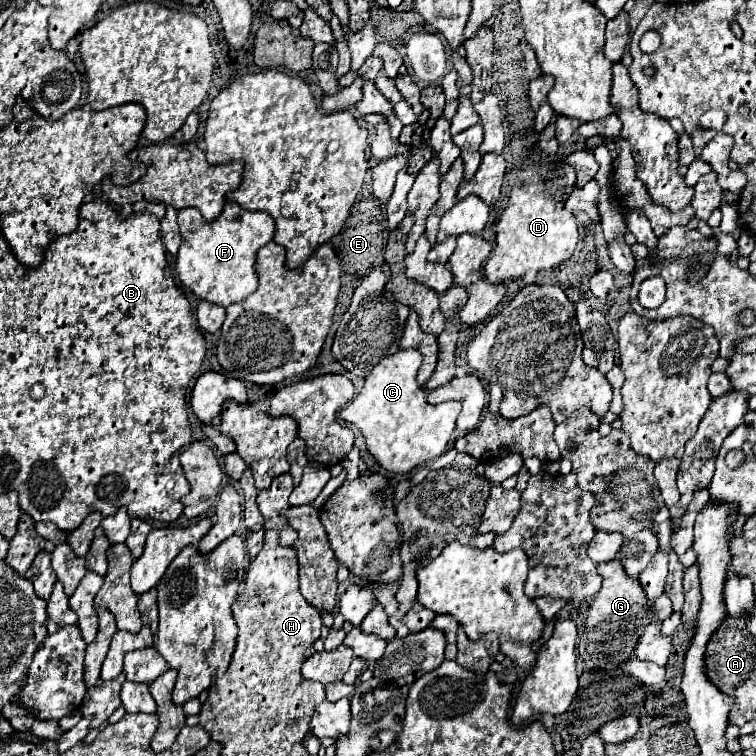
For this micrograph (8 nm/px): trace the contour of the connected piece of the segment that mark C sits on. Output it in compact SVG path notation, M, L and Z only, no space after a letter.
M415 348L385 356L365 378L363 388L355 390L353 400L339 412L339 418L345 420L353 432L355 427L361 430L367 450L375 460L395 474L411 472L413 468L439 458L447 448L455 420L461 412L461 404L453 400L443 404L427 402L427 394L415 380L421 362L423 354Z

